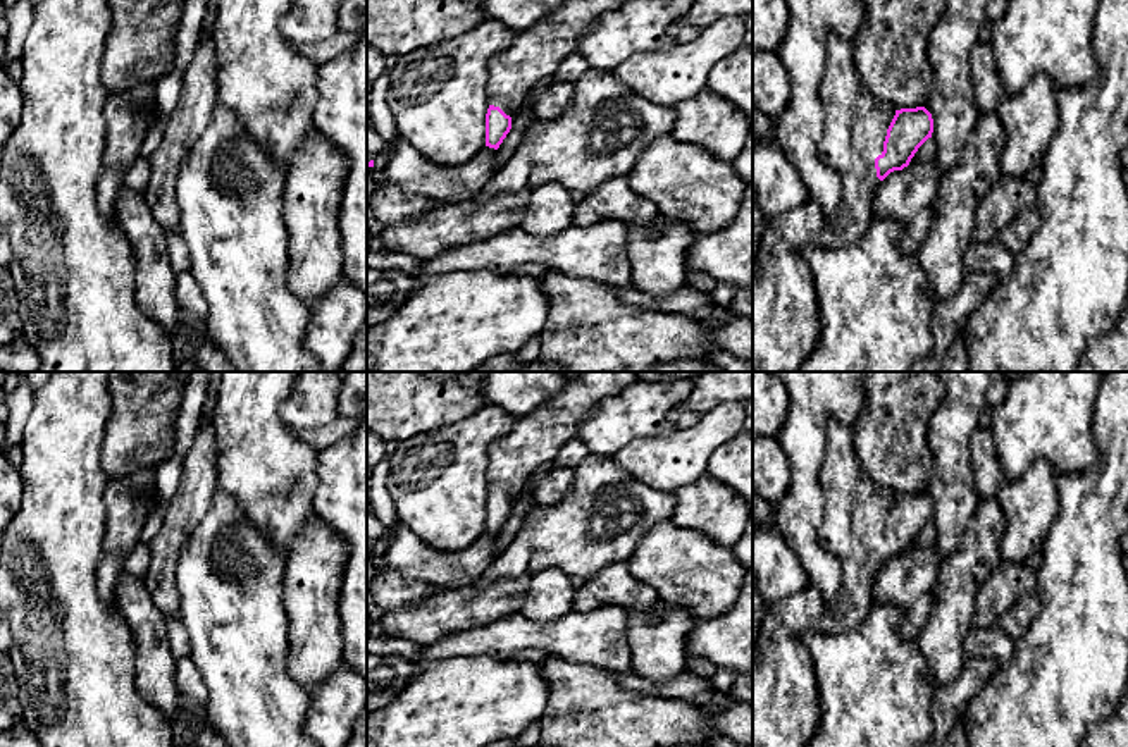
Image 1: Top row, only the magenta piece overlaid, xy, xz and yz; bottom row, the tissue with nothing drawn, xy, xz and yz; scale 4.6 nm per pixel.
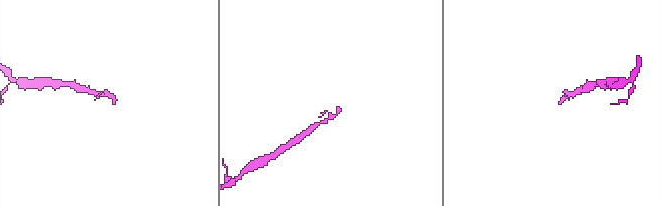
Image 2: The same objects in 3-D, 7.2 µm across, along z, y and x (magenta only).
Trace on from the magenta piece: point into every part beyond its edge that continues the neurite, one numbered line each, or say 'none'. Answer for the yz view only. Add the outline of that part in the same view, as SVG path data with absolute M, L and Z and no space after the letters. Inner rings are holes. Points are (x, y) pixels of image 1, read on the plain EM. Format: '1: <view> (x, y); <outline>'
1: yz (786, 704); M839 422L827 427L827 453L820 478L825 489L825 511L818 542L839 558L842 587L834 604L827 604L811 583L797 594L765 604L753 657L753 747L808 745L820 725L821 704L815 663L804 651L801 635L806 630L837 633L856 628L873 606L871 585L880 570L875 544L883 537L896 494L875 484L861 468L852 446L852 430Z

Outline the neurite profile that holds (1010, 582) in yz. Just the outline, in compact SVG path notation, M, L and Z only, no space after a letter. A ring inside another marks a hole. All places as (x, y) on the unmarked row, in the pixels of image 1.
M1002 561L978 590L973 628L987 628L999 623L1021 597L1037 594L1037 571L1026 563Z

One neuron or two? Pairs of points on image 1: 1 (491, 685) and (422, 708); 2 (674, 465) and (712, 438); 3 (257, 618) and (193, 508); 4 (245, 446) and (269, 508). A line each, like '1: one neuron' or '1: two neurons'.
1: one neuron
2: one neuron
3: two neurons
4: one neuron

